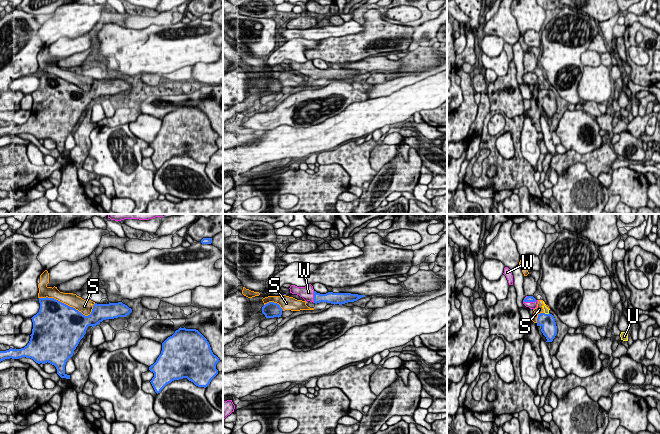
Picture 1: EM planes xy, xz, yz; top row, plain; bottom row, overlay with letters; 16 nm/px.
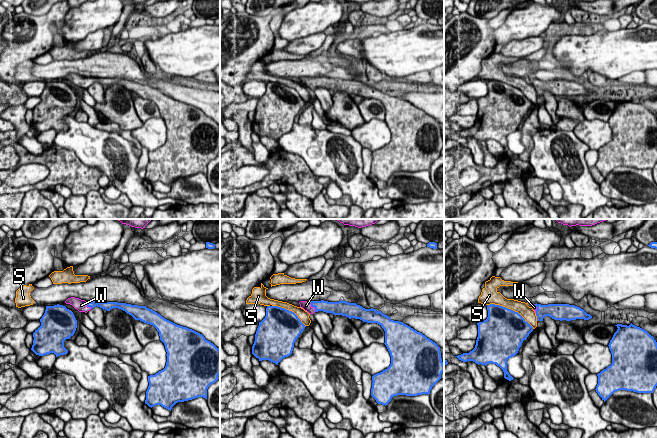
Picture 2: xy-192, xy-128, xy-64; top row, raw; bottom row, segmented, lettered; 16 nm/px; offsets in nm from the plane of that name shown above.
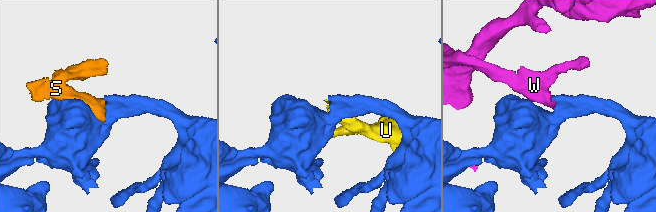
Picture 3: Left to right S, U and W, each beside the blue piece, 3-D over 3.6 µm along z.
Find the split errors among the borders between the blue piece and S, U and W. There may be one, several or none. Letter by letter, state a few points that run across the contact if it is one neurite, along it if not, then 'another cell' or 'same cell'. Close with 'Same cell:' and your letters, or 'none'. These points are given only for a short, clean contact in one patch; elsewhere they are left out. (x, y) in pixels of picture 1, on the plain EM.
S: another cell
U: another cell
W: same cell
Same cell: W

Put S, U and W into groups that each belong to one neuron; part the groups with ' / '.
S U / W

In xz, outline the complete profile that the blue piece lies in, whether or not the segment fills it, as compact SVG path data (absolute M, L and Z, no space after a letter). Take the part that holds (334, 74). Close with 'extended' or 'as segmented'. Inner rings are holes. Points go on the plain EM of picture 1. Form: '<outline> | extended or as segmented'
M311 60L305 63L297 63L295 61L290 62L290 69L297 70L302 73L306 78L310 77L315 80L320 78L327 78L331 80L345 80L348 78L354 78L358 75L365 73L365 71L351 70L351 69L333 69L328 68L326 70L317 69Z | extended

